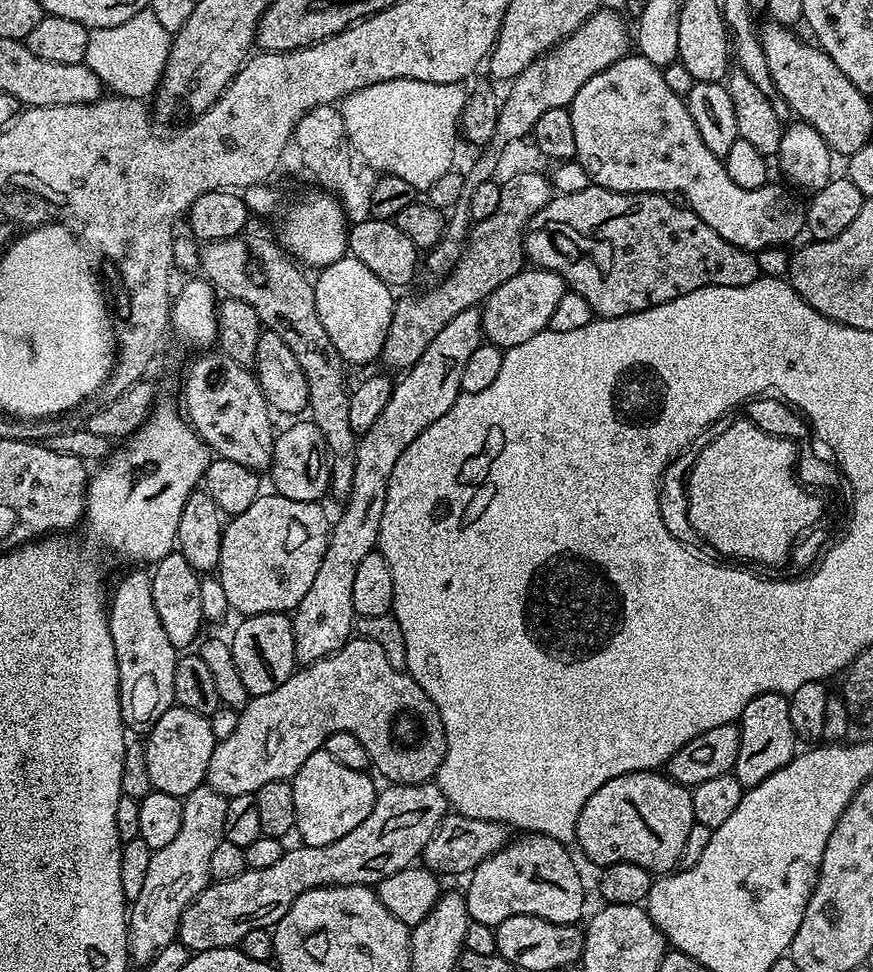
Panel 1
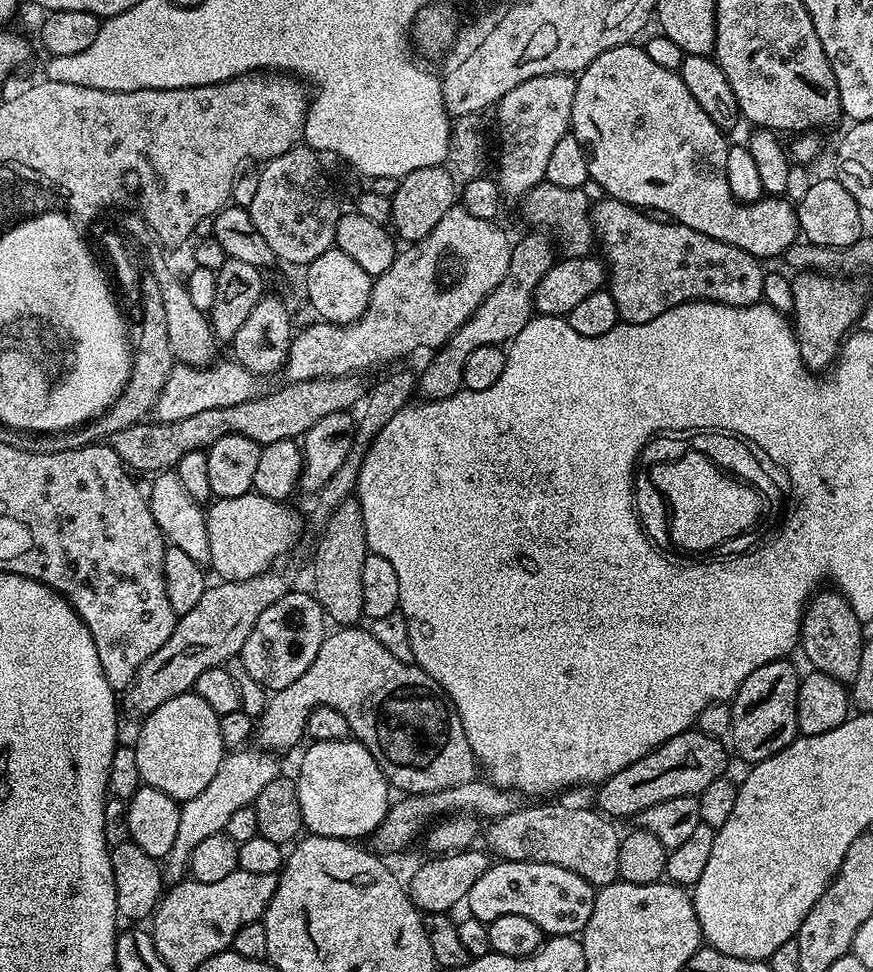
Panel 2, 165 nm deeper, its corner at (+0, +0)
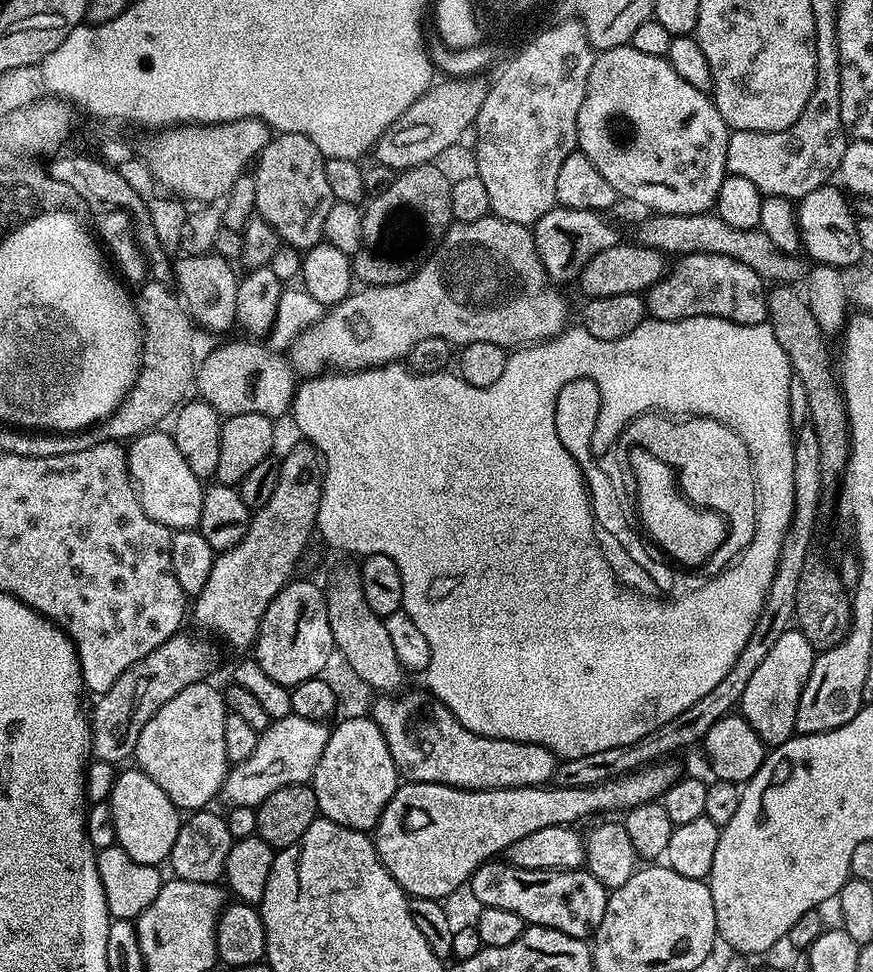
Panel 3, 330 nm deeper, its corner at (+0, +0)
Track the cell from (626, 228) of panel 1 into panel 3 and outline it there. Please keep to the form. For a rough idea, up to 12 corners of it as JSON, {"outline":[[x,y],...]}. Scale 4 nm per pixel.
{"outline":[[690,254],[648,289],[648,316],[768,319],[766,282],[722,254]]}

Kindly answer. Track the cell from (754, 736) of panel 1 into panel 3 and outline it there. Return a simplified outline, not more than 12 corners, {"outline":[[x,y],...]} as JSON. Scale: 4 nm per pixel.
{"outline":[[782,633],[738,712],[765,746],[796,732],[817,649]]}

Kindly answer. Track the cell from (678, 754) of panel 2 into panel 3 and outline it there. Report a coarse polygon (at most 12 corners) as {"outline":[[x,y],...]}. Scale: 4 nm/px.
{"outline":[[676,758],[589,788],[404,782],[374,843],[443,901],[518,838],[663,797]]}

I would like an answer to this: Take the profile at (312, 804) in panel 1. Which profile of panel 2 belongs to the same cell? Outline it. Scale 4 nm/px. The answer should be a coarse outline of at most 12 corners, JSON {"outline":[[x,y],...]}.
{"outline":[[355,738],[312,742],[294,776],[304,828],[371,837],[390,785]]}

